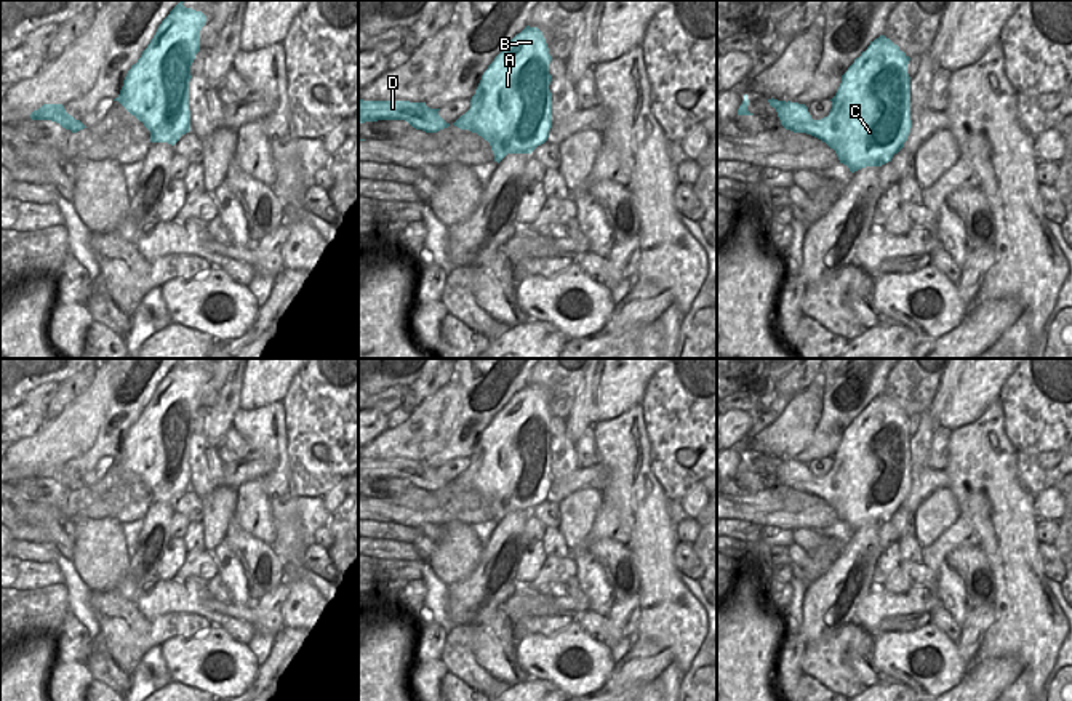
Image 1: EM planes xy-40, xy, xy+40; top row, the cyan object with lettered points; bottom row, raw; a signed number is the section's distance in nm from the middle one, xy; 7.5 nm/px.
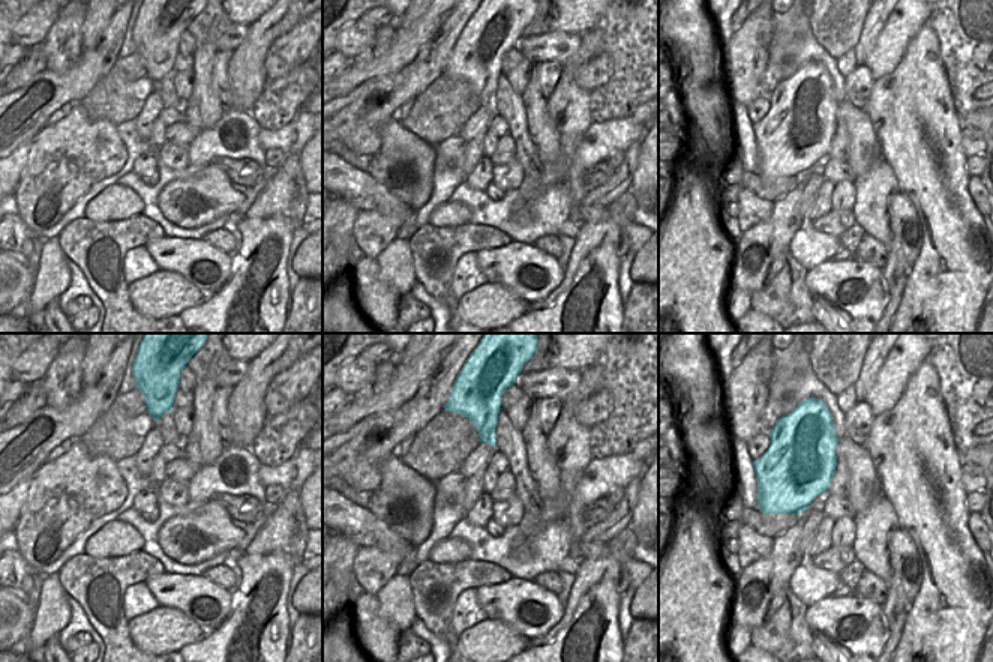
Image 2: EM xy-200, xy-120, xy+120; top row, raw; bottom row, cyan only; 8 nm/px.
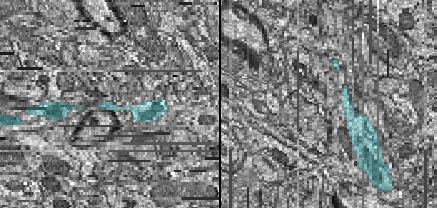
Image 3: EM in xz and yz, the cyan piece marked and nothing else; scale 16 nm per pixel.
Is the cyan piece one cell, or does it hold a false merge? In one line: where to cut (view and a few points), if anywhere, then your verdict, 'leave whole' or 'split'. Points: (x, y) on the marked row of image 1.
xy+40 (815, 120), (807, 122), (804, 132) | split

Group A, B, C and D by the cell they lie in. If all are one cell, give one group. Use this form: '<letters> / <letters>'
A B C / D

